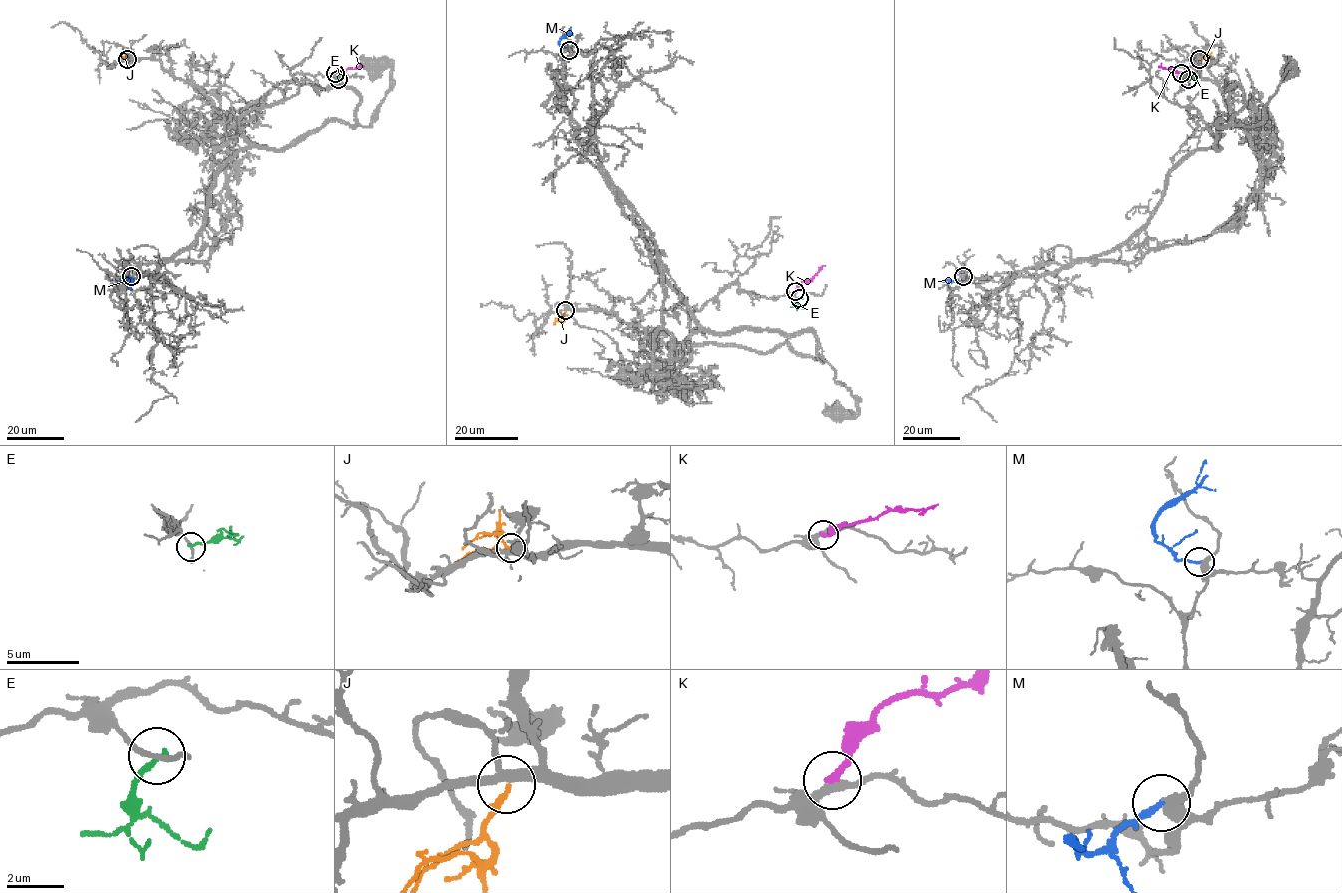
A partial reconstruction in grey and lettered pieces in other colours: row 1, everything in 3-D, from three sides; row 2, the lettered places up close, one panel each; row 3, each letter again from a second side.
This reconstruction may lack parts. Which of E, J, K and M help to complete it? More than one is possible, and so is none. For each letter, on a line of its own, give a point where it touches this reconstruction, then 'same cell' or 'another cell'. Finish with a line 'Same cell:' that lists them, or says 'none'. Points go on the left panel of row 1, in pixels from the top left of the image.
E: meets grey at (338, 79); another cell
J: meets grey at (127, 59); same cell
K: meets grey at (335, 73); another cell
M: meets grey at (131, 276); same cell
Same cell: J, M

